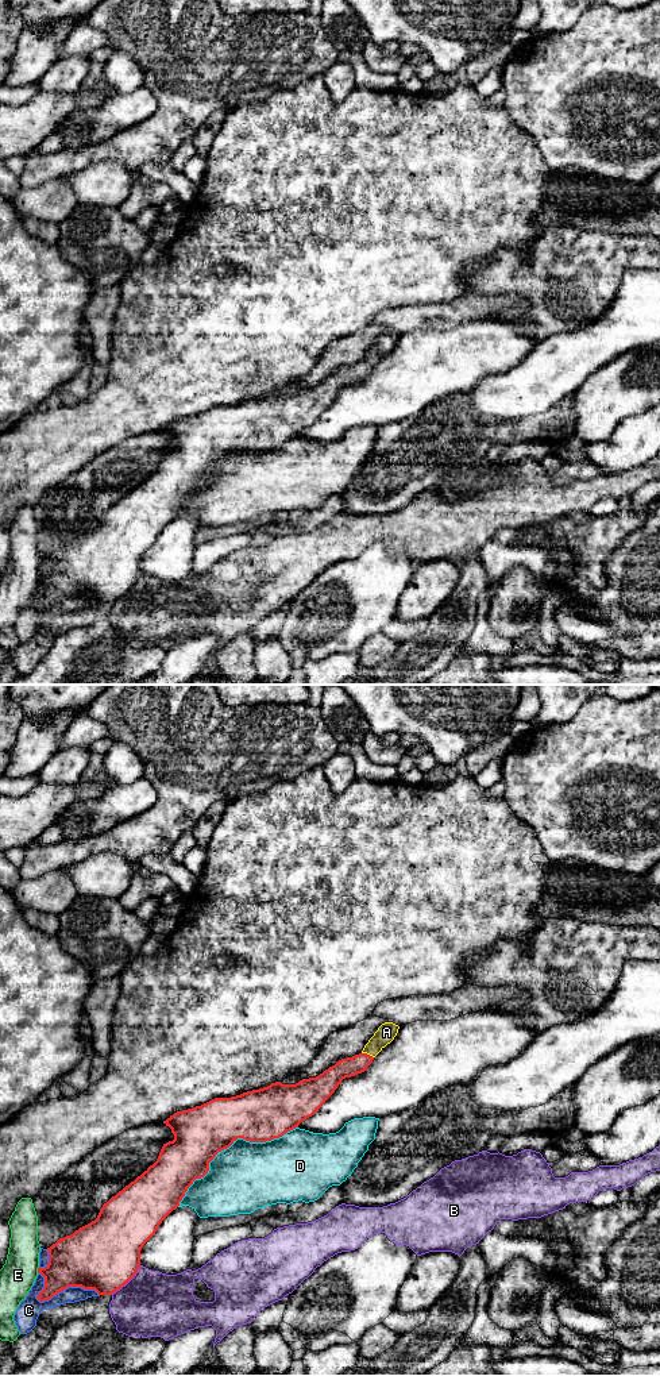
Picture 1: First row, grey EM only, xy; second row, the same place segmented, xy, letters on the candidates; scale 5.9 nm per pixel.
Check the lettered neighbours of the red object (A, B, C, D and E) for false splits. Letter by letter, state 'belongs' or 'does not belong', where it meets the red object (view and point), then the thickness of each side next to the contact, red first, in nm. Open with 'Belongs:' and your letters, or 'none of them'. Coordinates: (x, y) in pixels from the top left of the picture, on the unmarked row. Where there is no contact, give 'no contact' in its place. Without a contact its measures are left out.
Belongs: A
A: belongs; contact xy (366, 362); calibres 120 and 110 nm
B: does not belong; contact xy (127, 590); calibres 420 and 380 nm
C: does not belong; contact xy (56, 602); calibres 320 and 140 nm
D: does not belong; contact xy (228, 455); calibres 320 and 400 nm
E: does not belong; contact xy (38, 578); calibres 320 and 220 nm

